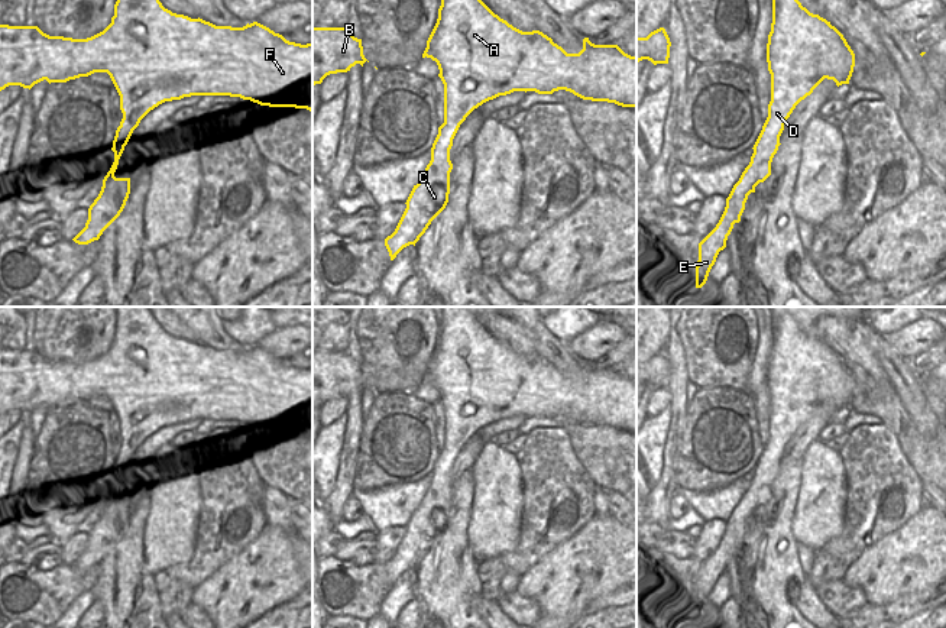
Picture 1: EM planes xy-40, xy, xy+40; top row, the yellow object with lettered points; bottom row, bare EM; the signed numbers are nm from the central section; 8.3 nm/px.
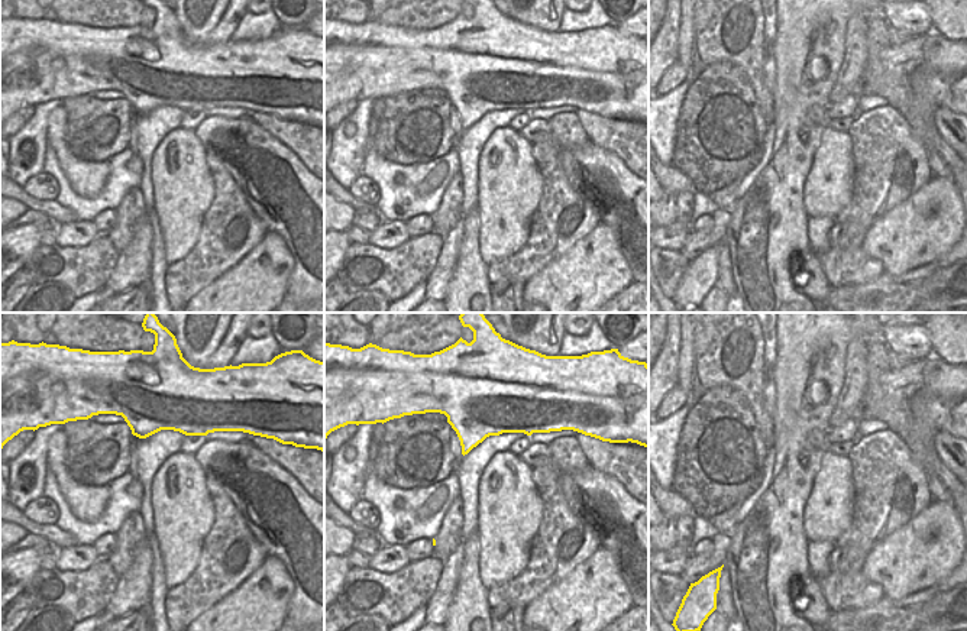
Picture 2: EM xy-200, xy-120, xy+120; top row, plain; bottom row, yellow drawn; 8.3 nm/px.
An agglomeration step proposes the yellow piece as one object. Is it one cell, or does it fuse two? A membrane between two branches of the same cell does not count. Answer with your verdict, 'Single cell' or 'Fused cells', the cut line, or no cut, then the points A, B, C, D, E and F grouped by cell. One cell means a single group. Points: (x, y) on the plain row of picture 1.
Single cell. No split. Groups: A B C D E F.

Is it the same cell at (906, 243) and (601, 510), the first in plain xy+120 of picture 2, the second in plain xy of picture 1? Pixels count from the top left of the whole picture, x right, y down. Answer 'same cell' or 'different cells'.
different cells

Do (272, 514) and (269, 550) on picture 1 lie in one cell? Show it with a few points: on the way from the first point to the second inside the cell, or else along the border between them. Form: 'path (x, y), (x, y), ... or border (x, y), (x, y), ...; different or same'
border (268, 523), (277, 524), (297, 536); different

